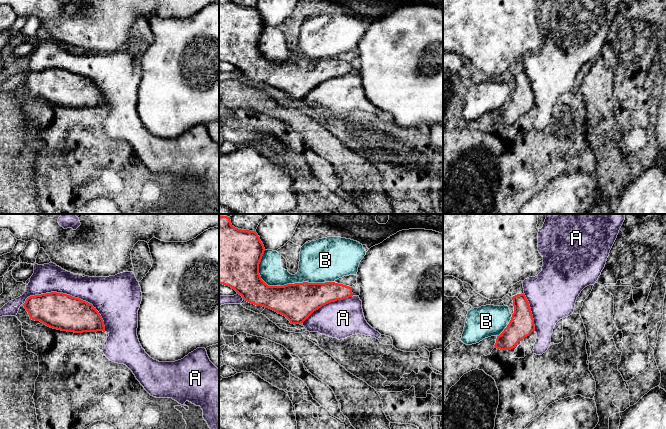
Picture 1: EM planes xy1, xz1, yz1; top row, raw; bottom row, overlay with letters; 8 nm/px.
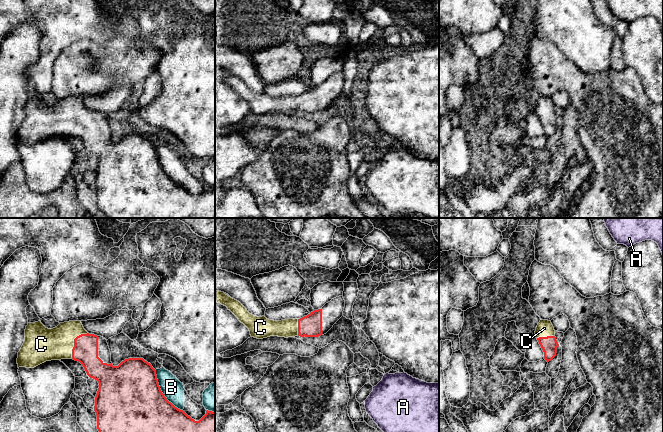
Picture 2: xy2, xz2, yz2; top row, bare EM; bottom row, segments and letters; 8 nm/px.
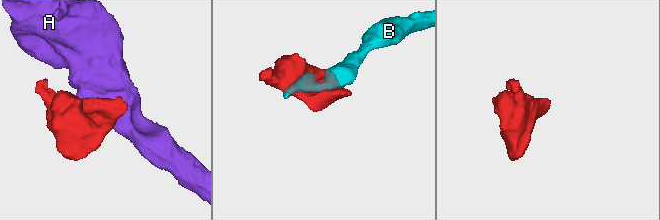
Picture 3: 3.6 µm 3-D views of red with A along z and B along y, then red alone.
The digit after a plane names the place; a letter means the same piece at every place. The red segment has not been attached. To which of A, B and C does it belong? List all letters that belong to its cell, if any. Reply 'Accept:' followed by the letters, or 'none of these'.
Accept: C

